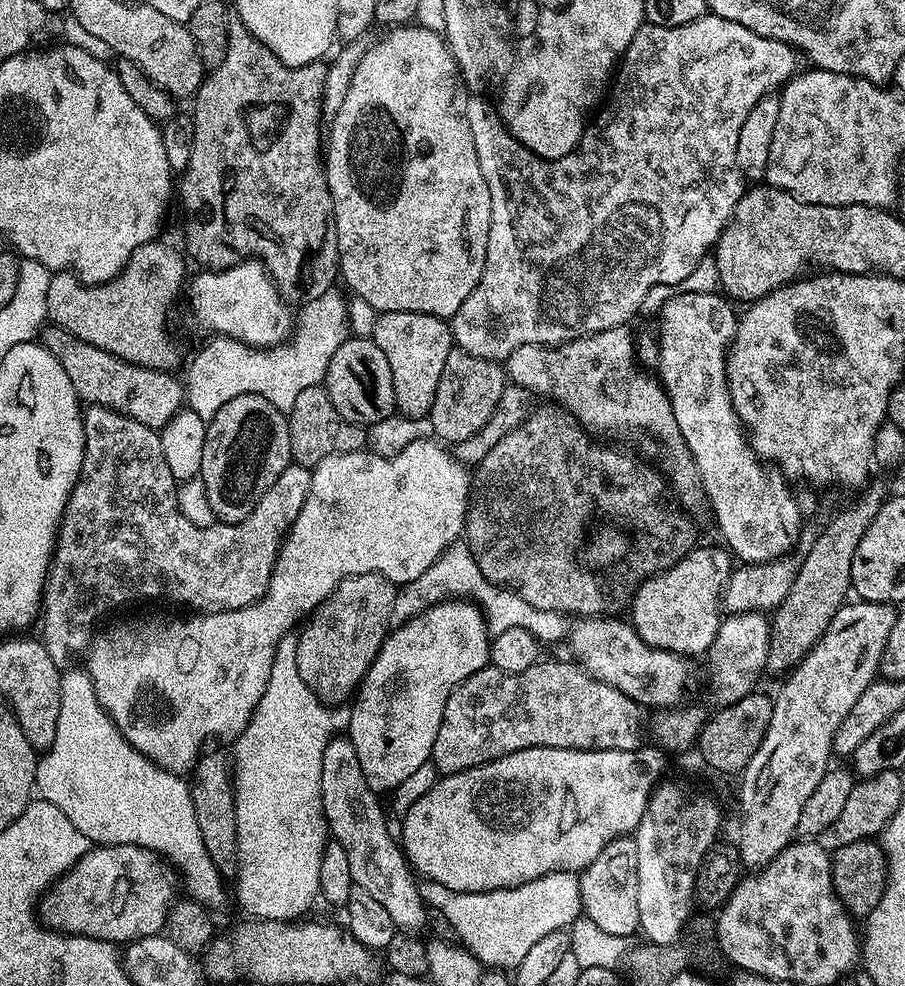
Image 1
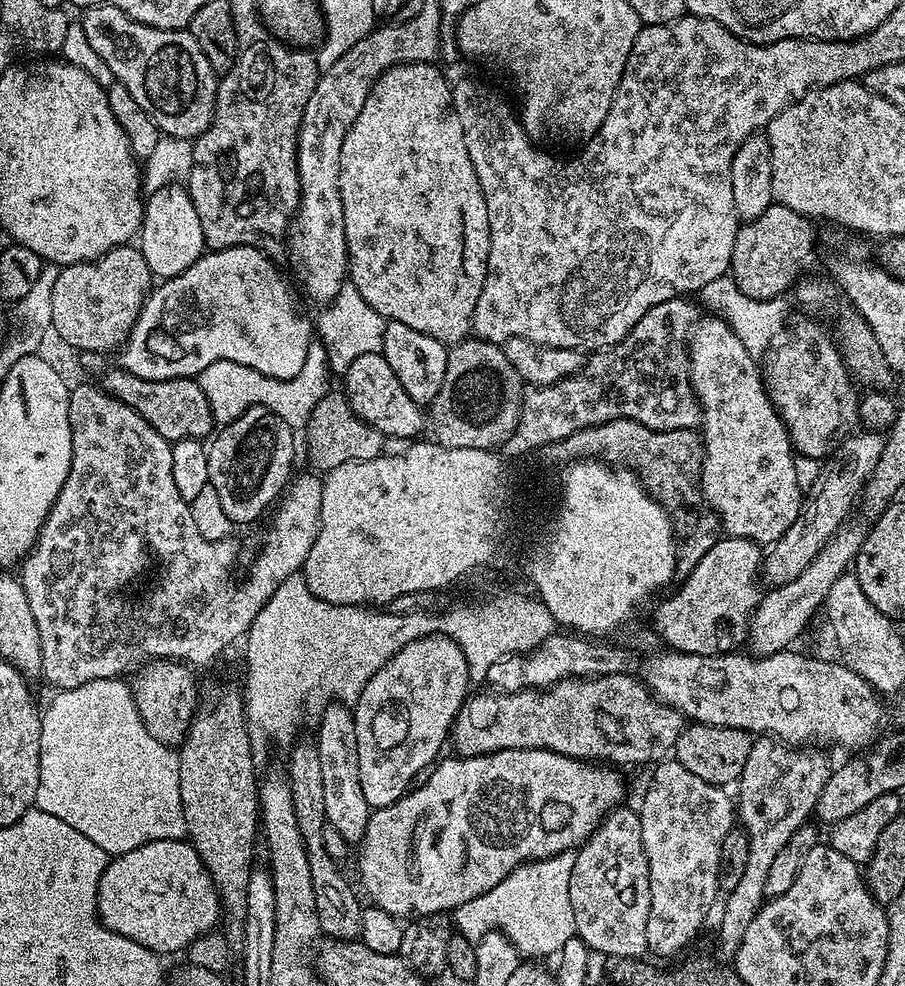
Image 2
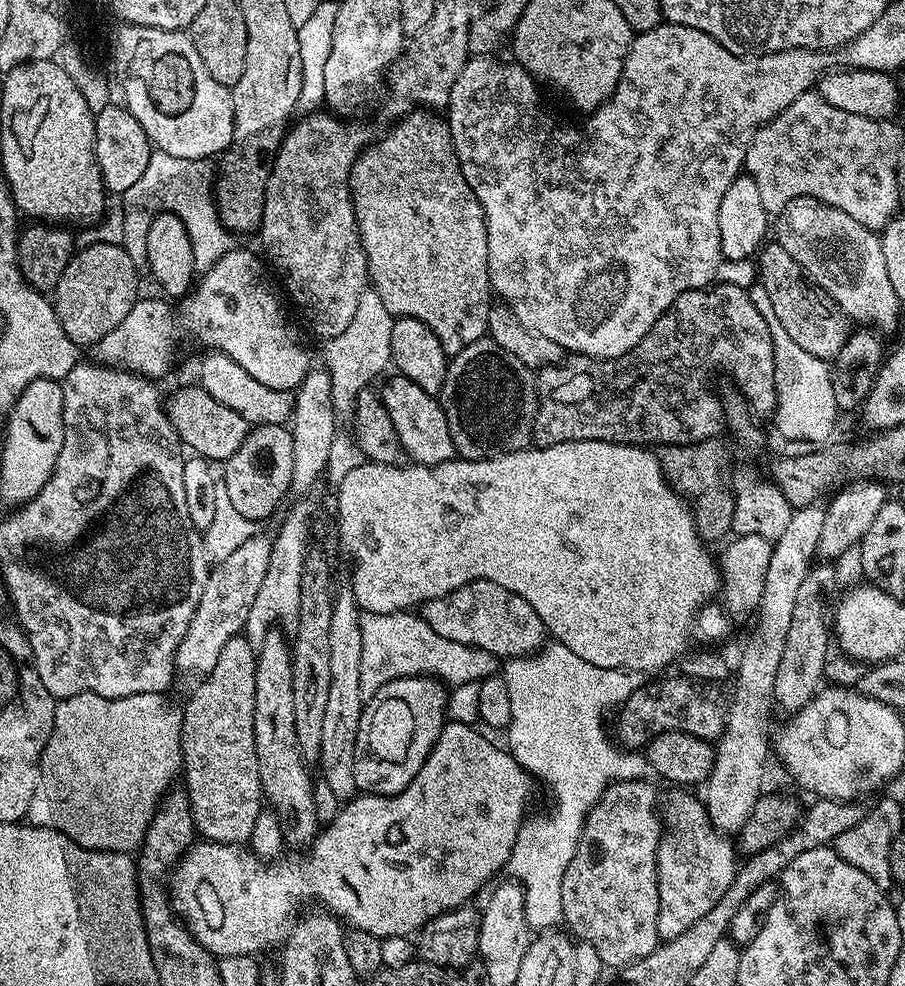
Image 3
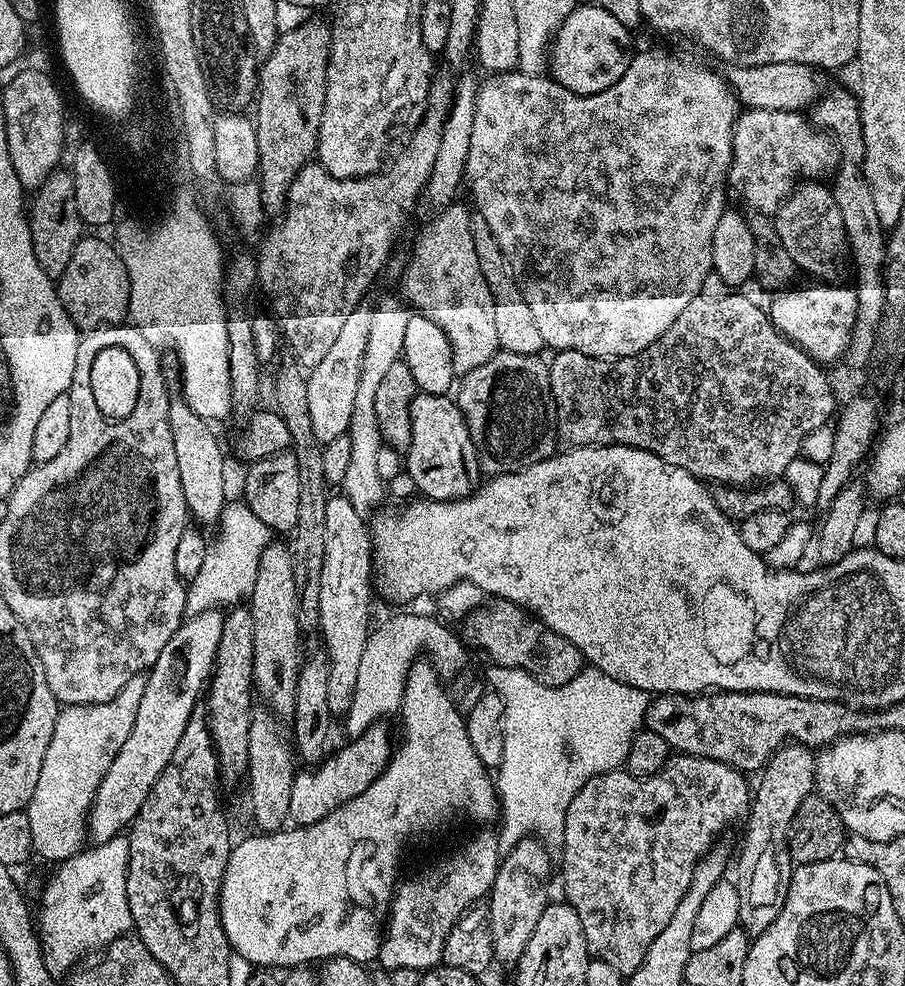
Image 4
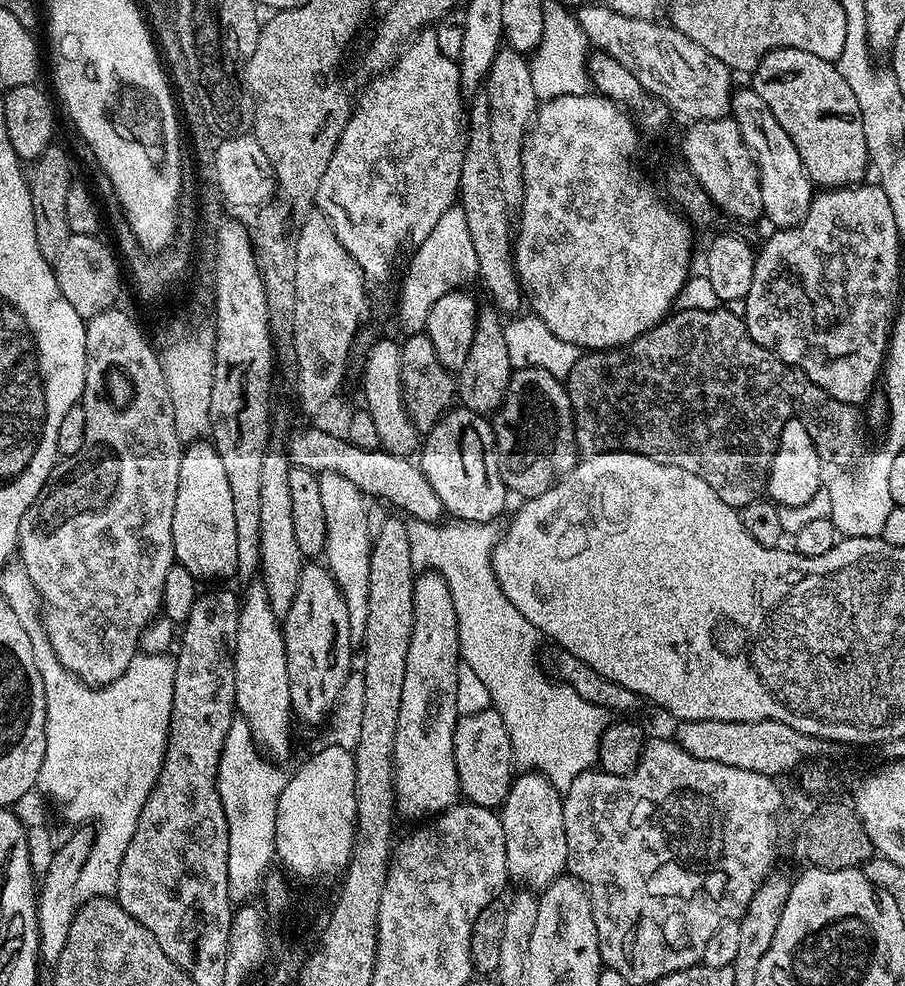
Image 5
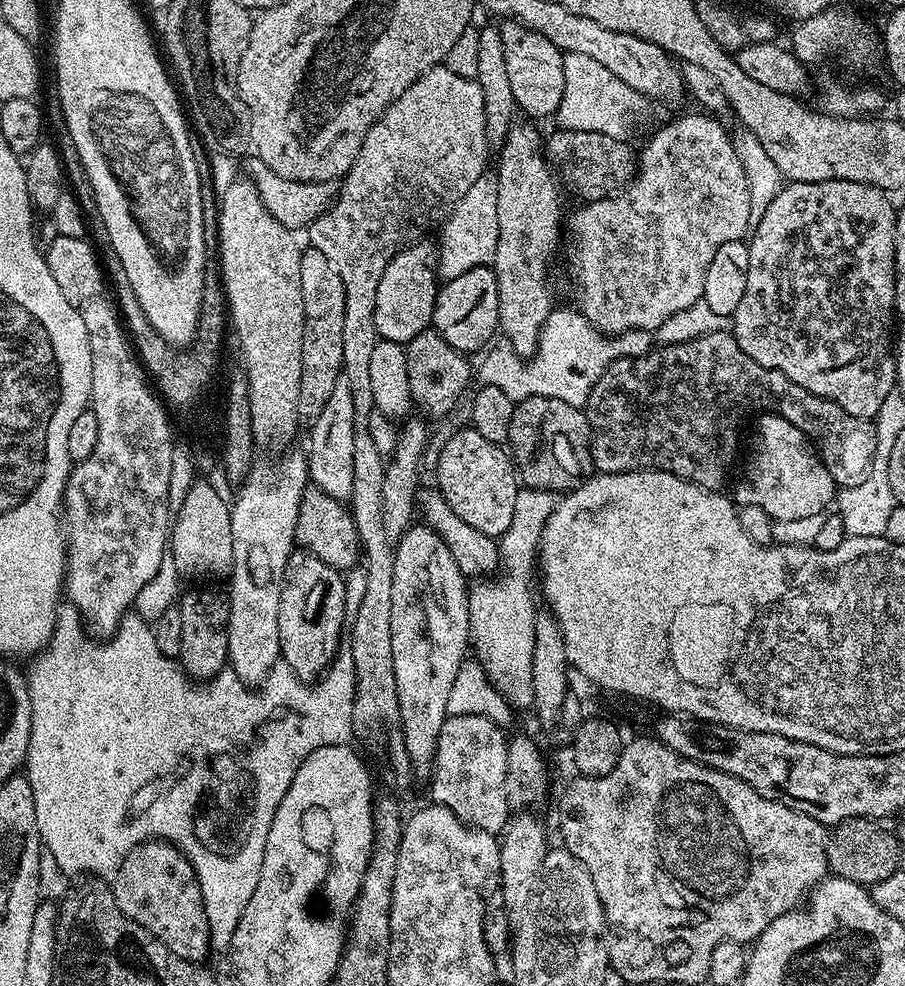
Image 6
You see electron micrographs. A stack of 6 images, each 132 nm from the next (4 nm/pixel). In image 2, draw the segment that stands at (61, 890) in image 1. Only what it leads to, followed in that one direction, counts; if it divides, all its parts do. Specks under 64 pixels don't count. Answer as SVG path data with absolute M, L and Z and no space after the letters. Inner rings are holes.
M184 838L151 840L120 856L111 857L98 882L96 915L110 931L130 938L157 954L187 949L196 937L211 933L222 920L220 895L212 885L202 858Z

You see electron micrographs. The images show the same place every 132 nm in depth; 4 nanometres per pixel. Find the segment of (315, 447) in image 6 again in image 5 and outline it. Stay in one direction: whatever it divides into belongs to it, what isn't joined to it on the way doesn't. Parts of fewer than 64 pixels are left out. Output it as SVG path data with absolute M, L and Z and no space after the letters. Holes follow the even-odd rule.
M334 472L319 473L318 494L322 498L322 514L326 514L326 538L322 553L323 563L334 578L340 597L344 600L344 609L350 622L350 638L353 642L364 639L366 614L368 613L368 595L370 594L370 550L373 533L368 532L368 508L364 493L354 486L354 482L342 478Z

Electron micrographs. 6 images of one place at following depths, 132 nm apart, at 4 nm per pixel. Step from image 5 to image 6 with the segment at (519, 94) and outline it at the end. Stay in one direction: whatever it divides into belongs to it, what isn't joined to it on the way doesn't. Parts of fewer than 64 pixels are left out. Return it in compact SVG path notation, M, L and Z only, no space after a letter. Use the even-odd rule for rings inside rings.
M520 122L513 123L512 128L508 131L508 137L504 139L504 143L499 145L498 152L500 152L500 169L494 172L496 181L498 182L498 250L494 250L494 262L491 264L491 269L496 274L496 281L498 282L498 318L500 319L499 331L506 337L518 355L523 358L531 358L536 353L536 348L539 346L539 334L543 328L543 324L547 320L554 309L552 303L552 288L548 285L548 263L552 260L552 251L556 248L556 235L559 234L560 228L562 232L562 220L560 224L560 192L556 189L557 177L554 175L554 169L548 163L548 157L544 155L544 140L542 139L542 132L535 128L535 123L526 122L530 124L520 124Z

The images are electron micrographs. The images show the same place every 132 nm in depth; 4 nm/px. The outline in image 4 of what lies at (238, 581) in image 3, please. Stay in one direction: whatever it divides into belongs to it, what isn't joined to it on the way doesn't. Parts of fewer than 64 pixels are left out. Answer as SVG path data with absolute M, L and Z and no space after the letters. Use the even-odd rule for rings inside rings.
M217 607L185 619L174 638L166 642L162 654L158 654L158 662L148 669L142 702L138 702L138 714L134 714L134 726L126 742L122 742L120 753L114 762L110 762L110 770L106 770L88 812L87 839L93 845L117 839L131 825L138 810L142 810L142 802L146 802L154 782L158 782L158 774L166 770L166 762L170 762L170 754L174 754L178 747L186 722L190 722L197 711L196 703L199 700L201 703L209 685L224 617L225 613Z

